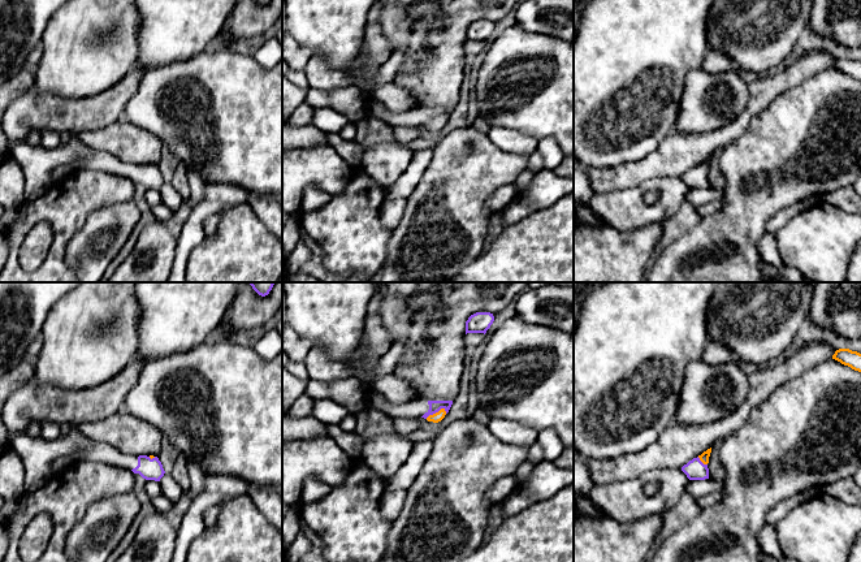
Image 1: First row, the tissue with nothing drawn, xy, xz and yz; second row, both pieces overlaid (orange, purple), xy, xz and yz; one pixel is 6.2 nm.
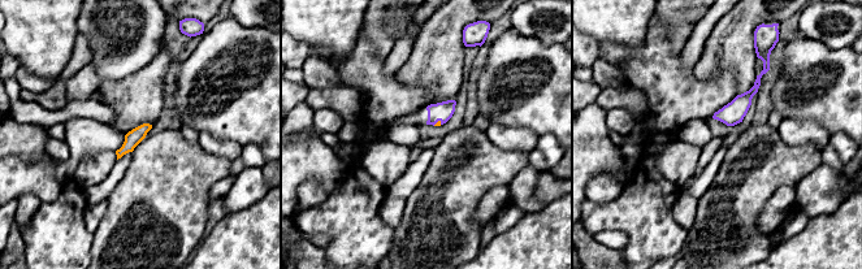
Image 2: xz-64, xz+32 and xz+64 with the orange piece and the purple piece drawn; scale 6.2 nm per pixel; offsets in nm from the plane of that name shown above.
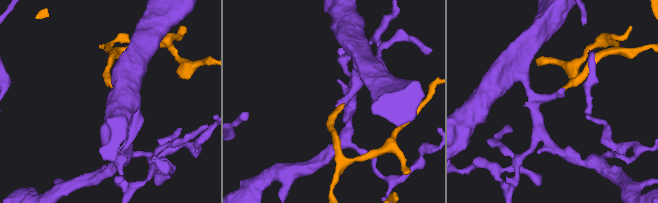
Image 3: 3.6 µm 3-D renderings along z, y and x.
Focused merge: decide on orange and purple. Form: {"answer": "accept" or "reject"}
{"answer": "accept"}

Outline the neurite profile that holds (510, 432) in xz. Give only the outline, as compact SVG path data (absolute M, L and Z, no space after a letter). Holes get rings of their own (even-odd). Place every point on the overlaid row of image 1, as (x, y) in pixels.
M490 419L489 431L501 441L529 448L537 441L538 432L531 427L505 419Z

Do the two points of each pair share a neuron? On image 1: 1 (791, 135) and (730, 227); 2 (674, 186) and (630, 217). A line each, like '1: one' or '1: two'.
1: one
2: one

